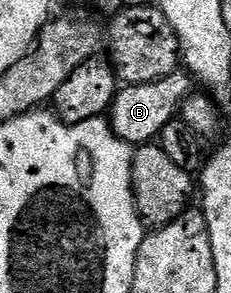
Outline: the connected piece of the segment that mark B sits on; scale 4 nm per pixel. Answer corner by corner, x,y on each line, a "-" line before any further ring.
177,71
150,83
124,85
117,92
110,110
110,124
114,135
133,147
155,142
162,127
170,123
180,112
180,105
193,92
193,78
187,72

